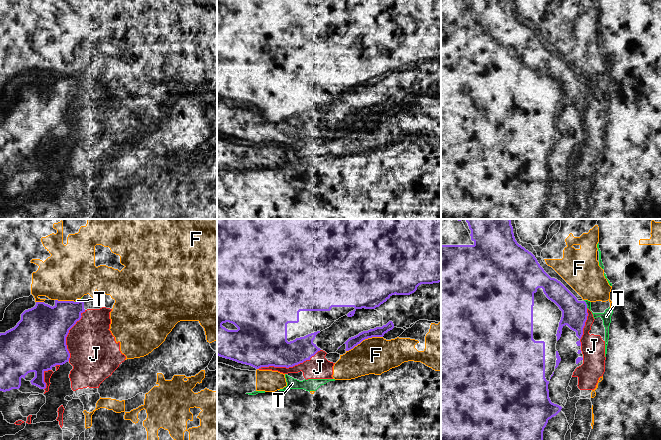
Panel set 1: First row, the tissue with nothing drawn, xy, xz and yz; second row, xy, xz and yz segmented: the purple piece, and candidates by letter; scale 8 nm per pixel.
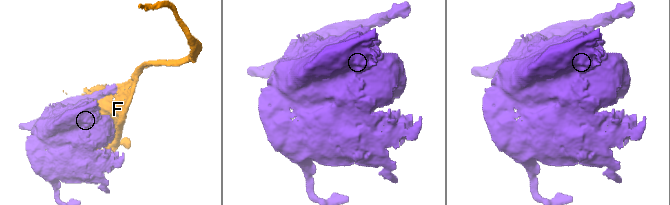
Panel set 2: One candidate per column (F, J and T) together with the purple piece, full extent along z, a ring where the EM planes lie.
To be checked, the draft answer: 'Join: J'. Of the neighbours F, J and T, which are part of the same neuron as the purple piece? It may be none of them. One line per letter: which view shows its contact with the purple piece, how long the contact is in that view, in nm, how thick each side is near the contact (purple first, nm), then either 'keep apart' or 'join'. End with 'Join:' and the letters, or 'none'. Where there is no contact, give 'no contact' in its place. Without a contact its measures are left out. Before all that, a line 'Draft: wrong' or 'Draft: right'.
Draft: wrong
F: contact in xz; length 320 nm; calibres 80 and 300 nm; keep apart
J: contact in xz; length 550 nm; calibres 340 and 190 nm; keep apart
T: contact in yz; length 70 nm; calibres 200 and 80 nm; keep apart
Join: none

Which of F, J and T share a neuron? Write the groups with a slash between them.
F J T

